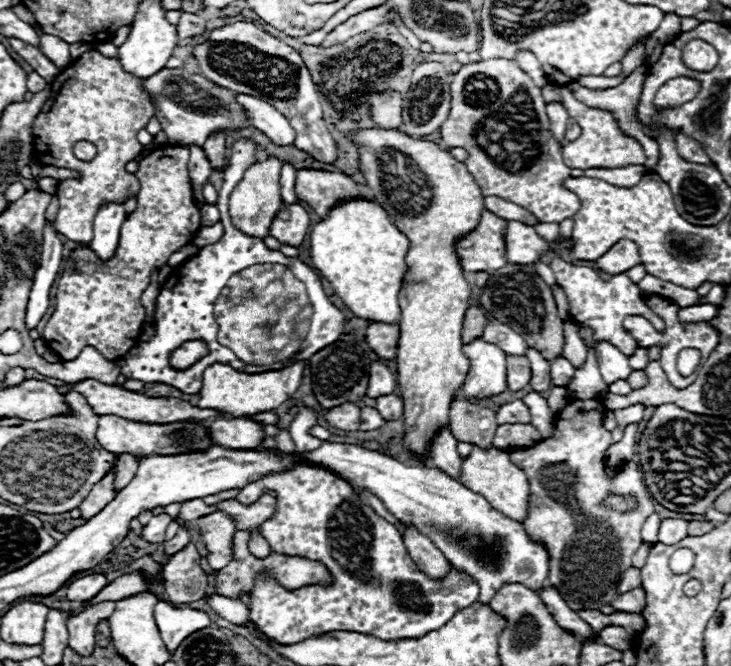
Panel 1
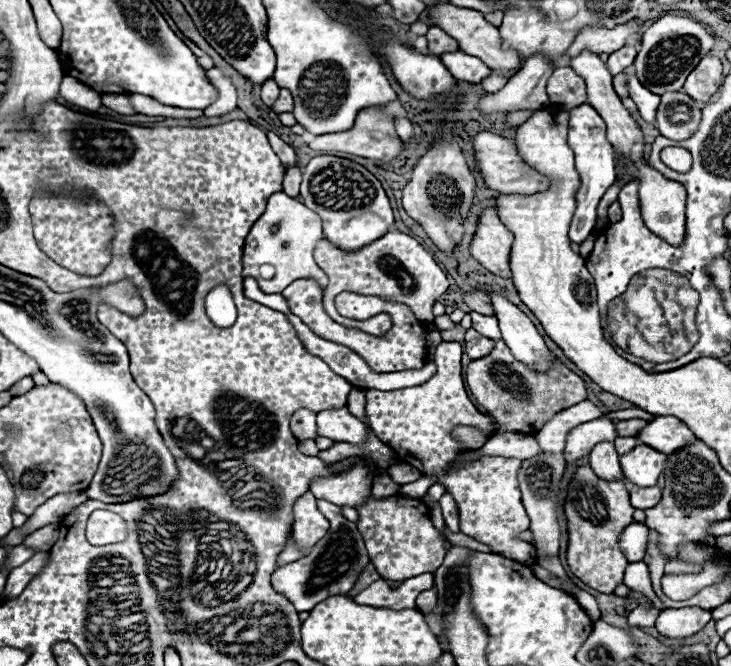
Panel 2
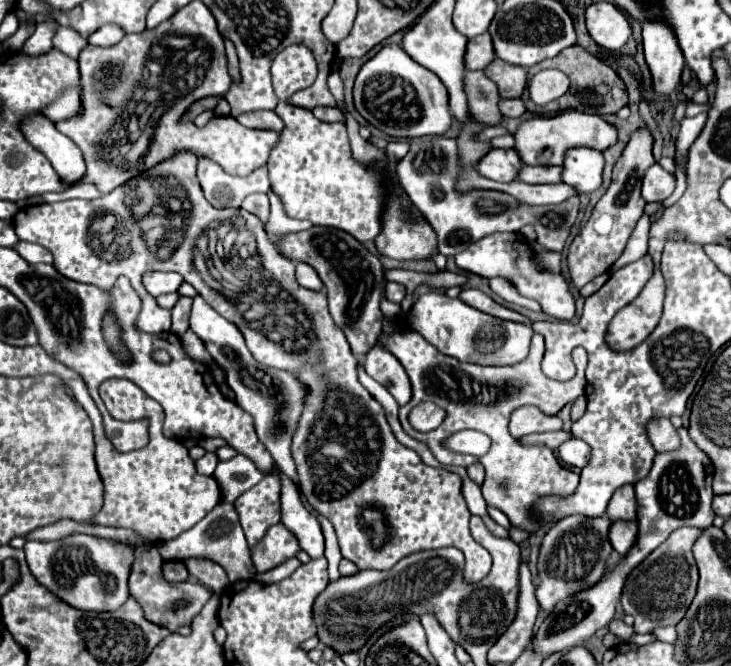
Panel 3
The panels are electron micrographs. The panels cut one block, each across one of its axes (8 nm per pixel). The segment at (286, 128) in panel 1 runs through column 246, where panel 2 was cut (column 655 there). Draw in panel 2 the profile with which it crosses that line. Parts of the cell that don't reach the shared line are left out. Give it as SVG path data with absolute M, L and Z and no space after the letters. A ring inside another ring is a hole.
M634 74L628 76L628 94L630 94L630 98L636 102L640 116L642 116L646 122L652 122L652 124L654 124L654 122L656 122L656 108L658 108L658 104L660 104L660 96L648 92L648 90L636 80Z

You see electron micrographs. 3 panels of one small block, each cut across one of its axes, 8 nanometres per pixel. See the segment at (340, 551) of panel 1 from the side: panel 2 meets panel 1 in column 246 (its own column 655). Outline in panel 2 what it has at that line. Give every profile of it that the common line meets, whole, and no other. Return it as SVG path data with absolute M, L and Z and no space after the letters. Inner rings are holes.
M634 484L628 485L630 502L635 509L646 510L655 506L662 498L662 490L660 486L652 486L652 488L640 488Z

